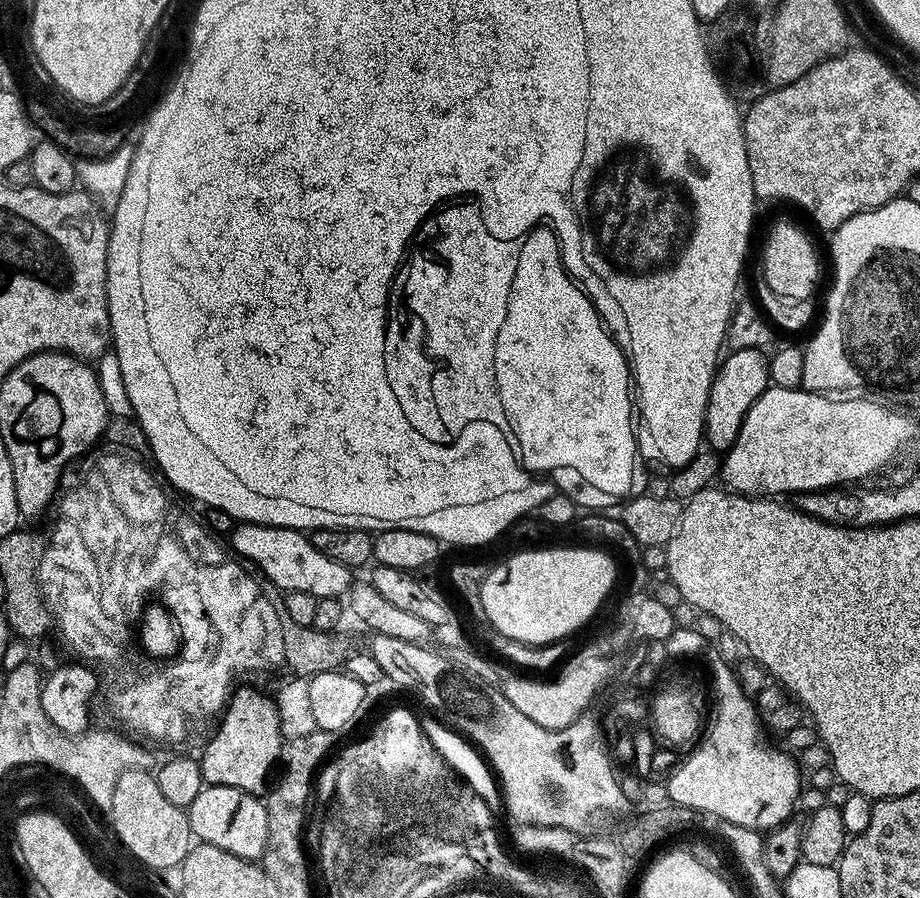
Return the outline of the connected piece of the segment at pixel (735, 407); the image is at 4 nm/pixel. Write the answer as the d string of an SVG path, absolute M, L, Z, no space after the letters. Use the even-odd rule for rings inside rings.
M759 348L729 351L716 369L716 377L710 384L704 434L707 447L709 444L710 447L717 448L720 454L727 453L734 446L750 406L754 406L754 402L758 402L758 398L770 387L769 357L764 355Z

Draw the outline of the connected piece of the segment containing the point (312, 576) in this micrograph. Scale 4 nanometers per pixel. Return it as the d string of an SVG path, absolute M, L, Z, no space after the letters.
M240 522L231 529L231 536L231 551L237 557L245 556L240 558L249 565L257 564L264 571L265 581L268 579L270 583L277 584L288 592L305 592L308 596L316 596L315 598L340 598L354 583L350 569L334 562L334 558L326 558L326 554L318 551L301 529Z

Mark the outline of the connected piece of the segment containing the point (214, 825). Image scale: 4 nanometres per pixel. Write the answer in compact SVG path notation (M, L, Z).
M214 784L204 787L186 811L197 841L218 846L243 860L256 862L263 857L268 841L268 810L259 795Z

